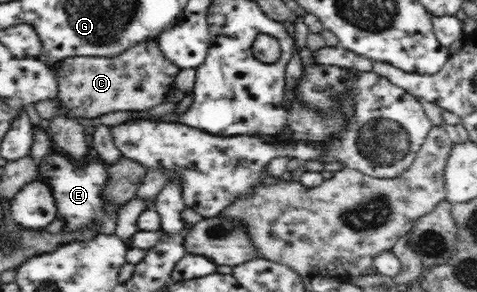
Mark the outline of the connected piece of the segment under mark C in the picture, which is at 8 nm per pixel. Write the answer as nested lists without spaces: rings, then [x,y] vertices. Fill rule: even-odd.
[[[142,40],[118,55],[64,58],[56,67],[57,98],[76,119],[95,119],[116,111],[148,111],[165,102],[179,67],[161,53],[156,40]]]

